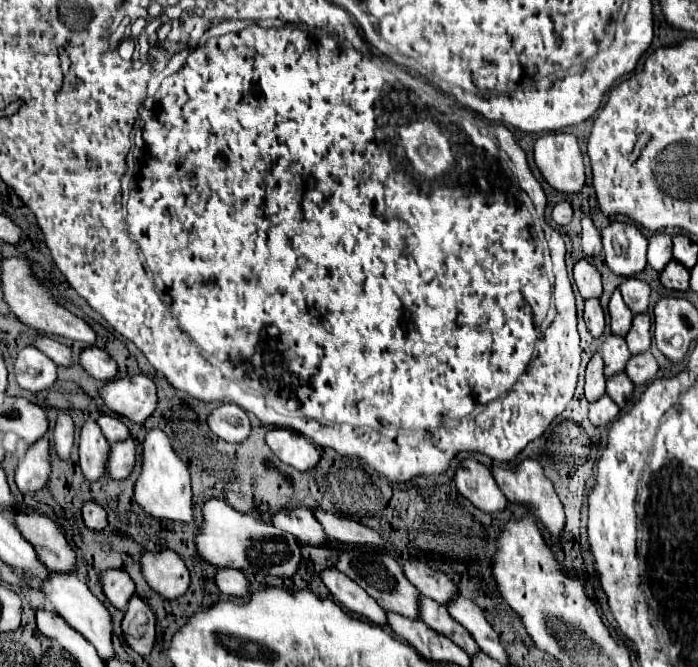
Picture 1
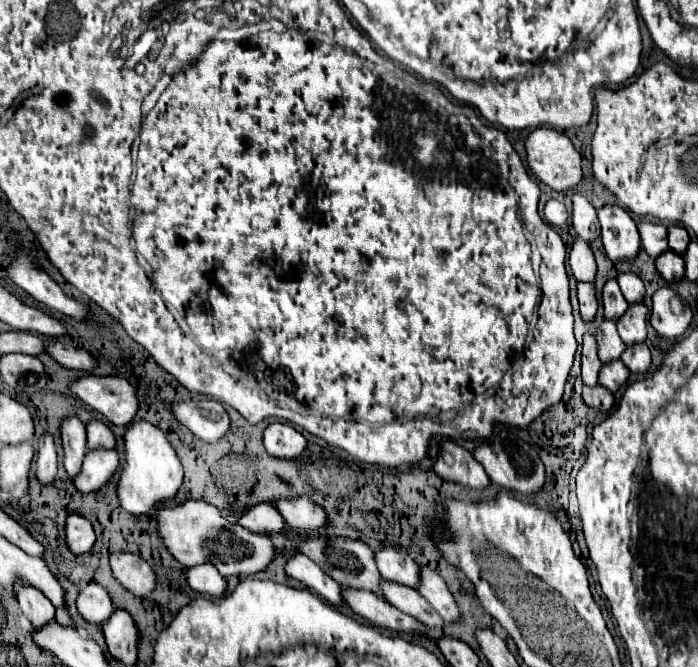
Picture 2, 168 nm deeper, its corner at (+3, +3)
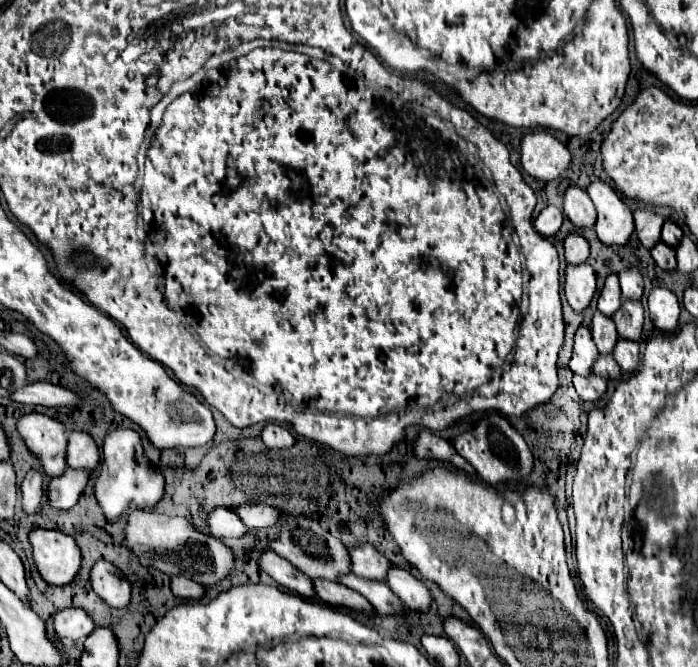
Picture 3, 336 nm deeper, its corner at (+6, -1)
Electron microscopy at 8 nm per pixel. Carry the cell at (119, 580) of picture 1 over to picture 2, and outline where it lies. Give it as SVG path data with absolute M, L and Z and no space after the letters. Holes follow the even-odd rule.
M89 583L87 587L83 587L79 591L77 597L77 611L83 617L83 621L87 623L103 623L109 619L111 611L113 611L113 603L109 593L99 587L97 583Z

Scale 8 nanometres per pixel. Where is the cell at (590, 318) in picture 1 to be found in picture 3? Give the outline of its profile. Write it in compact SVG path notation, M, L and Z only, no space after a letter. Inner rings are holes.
M588 263L566 267L564 295L574 311L582 313L590 305L594 291L596 291L596 275Z

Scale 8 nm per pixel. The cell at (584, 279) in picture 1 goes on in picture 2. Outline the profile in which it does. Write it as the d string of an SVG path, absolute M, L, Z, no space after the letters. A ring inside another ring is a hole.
M577 237L571 245L571 251L569 251L569 265L571 265L571 271L575 275L577 281L595 281L595 273L597 273L597 267L595 267L595 259L593 259L593 251L589 247L587 241L583 241L581 237Z

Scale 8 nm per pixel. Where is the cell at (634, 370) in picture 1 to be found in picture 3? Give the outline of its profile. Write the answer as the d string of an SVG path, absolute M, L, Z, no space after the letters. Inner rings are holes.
M618 339L612 357L616 359L616 363L622 367L622 371L632 373L638 363L640 363L640 345L636 341L626 341L626 339Z

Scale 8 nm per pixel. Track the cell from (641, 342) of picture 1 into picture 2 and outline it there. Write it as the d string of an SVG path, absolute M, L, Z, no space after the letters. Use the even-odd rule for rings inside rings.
M643 303L629 305L627 313L617 321L619 335L625 345L641 343L647 337L647 307Z

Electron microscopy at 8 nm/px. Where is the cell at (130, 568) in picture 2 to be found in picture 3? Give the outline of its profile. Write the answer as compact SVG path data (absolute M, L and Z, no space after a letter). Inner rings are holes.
M98 561L92 567L92 589L110 605L126 607L132 599L132 583L128 577L120 577L120 569L110 561Z

